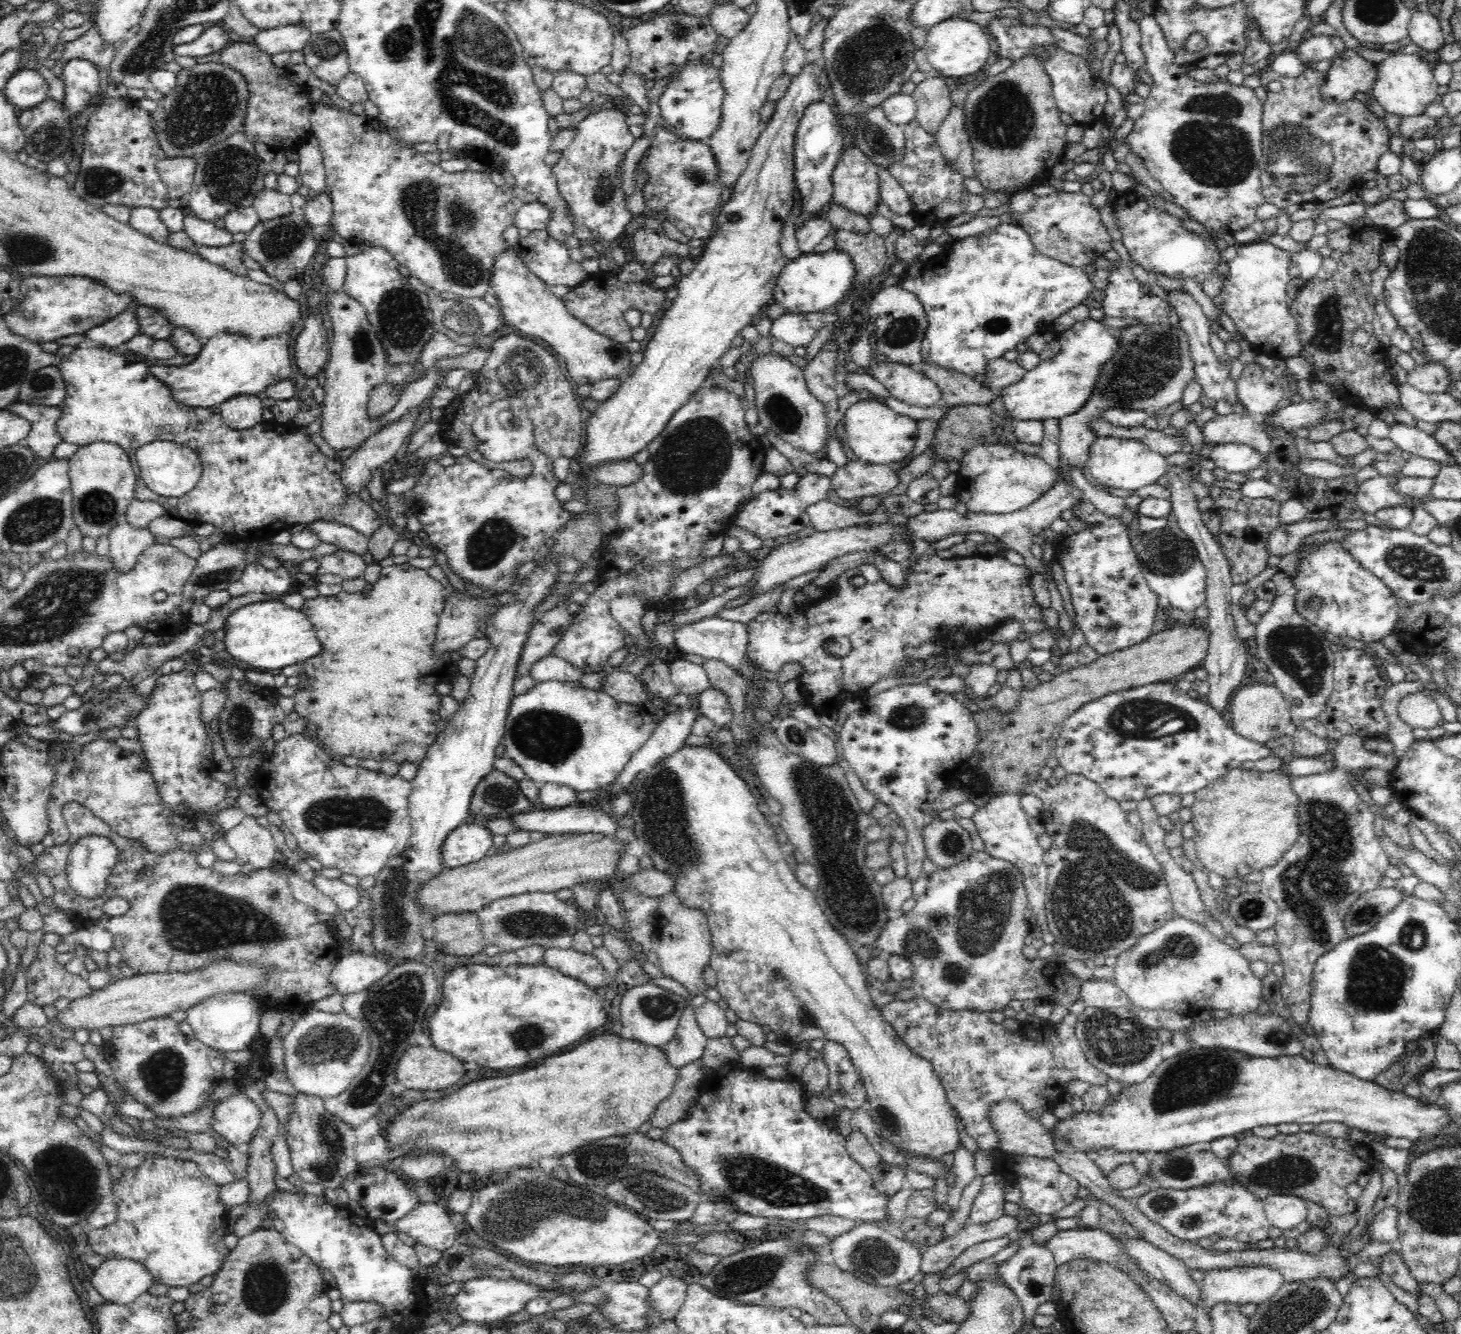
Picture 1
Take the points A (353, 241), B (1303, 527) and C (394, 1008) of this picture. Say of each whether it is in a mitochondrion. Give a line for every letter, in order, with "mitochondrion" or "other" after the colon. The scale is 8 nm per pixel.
A: other
B: other
C: mitochondrion

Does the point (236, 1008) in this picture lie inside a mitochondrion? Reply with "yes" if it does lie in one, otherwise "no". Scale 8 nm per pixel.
no

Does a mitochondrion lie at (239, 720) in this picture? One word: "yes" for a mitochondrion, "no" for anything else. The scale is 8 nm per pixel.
yes

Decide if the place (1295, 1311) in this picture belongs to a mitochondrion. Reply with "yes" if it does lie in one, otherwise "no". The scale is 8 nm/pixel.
yes

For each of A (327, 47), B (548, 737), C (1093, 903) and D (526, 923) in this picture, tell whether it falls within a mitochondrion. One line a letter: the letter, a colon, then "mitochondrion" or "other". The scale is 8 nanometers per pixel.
A: mitochondrion
B: mitochondrion
C: mitochondrion
D: mitochondrion

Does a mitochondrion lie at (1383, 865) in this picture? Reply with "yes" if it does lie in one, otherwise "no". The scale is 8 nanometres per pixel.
no

